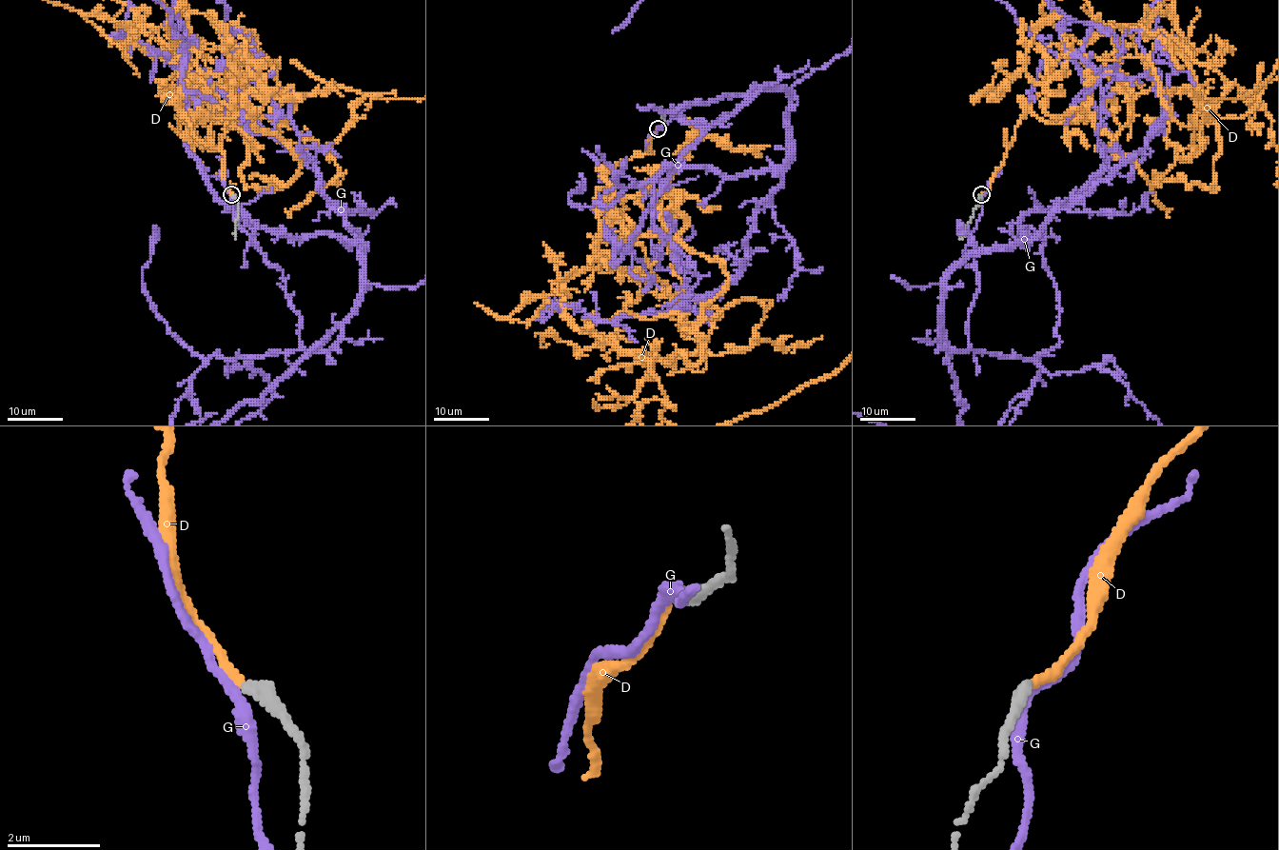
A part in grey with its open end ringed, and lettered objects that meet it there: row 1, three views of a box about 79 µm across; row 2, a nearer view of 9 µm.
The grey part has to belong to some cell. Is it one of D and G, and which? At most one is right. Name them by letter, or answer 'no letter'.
D

